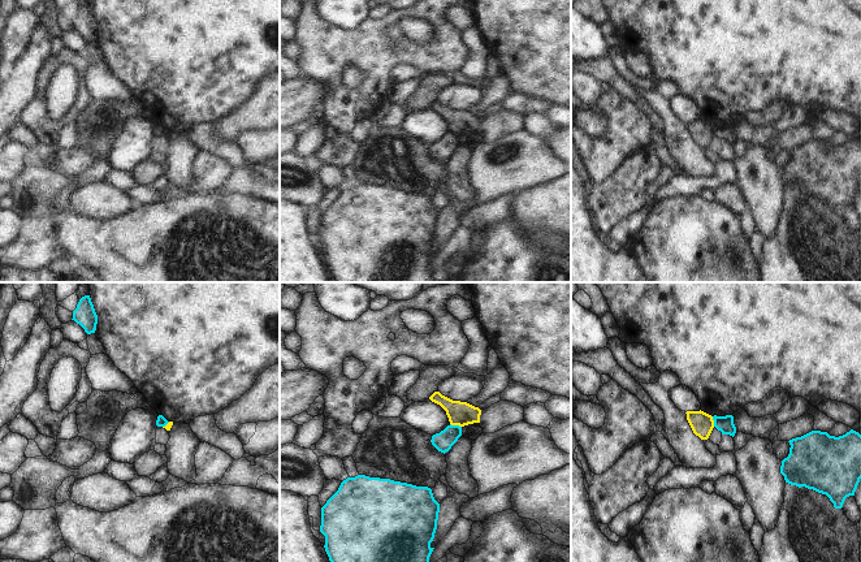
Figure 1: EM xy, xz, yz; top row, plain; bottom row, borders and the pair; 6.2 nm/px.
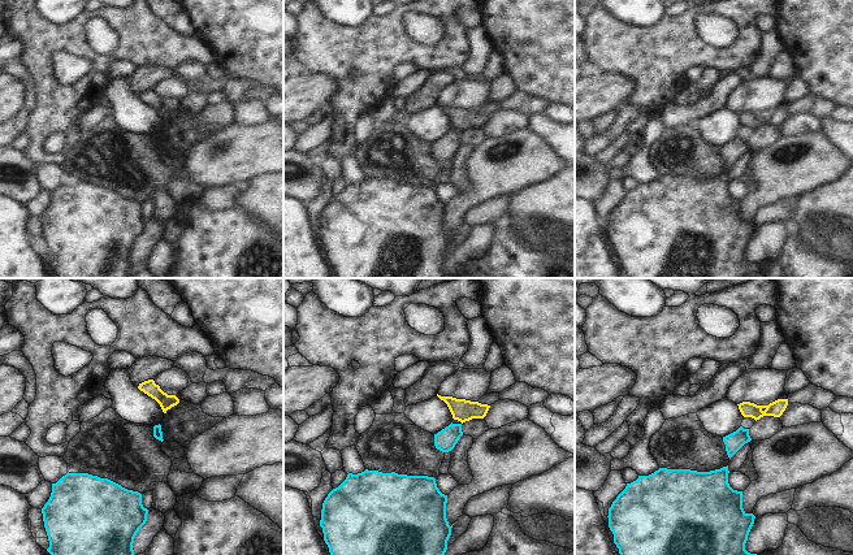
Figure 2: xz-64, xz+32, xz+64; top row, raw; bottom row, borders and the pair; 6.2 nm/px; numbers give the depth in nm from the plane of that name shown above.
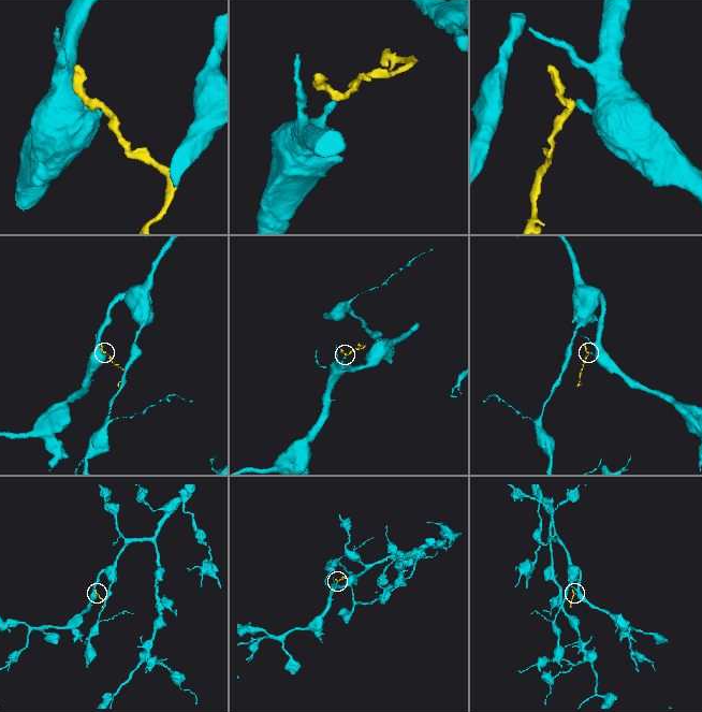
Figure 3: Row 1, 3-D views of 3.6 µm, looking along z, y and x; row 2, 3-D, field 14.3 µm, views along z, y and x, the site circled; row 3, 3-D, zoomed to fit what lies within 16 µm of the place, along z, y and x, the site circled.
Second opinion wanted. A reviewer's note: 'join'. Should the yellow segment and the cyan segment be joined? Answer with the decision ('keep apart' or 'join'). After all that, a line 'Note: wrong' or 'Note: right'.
keep apart
Note: wrong

